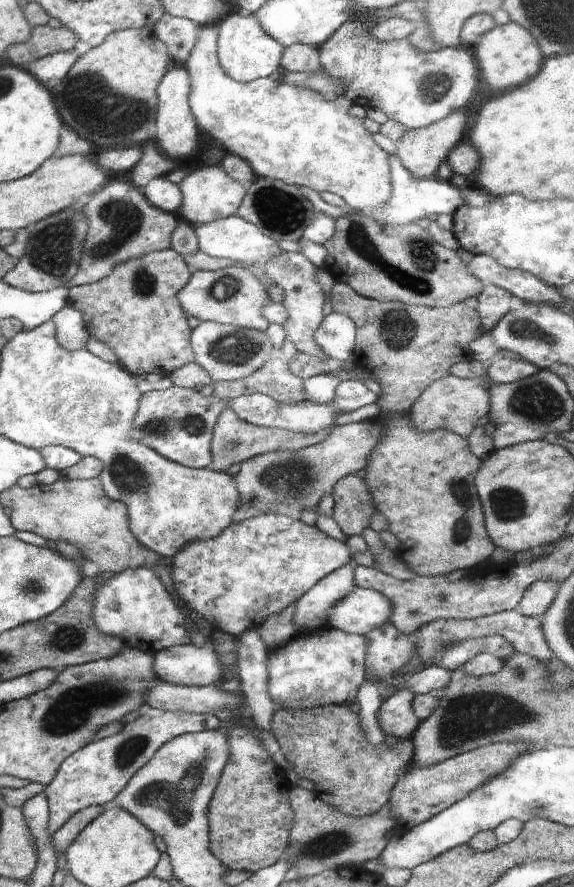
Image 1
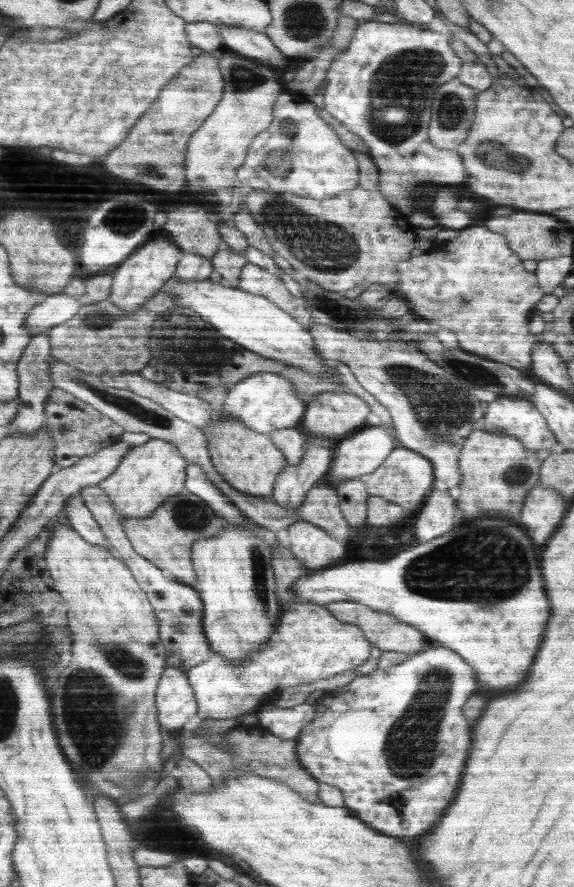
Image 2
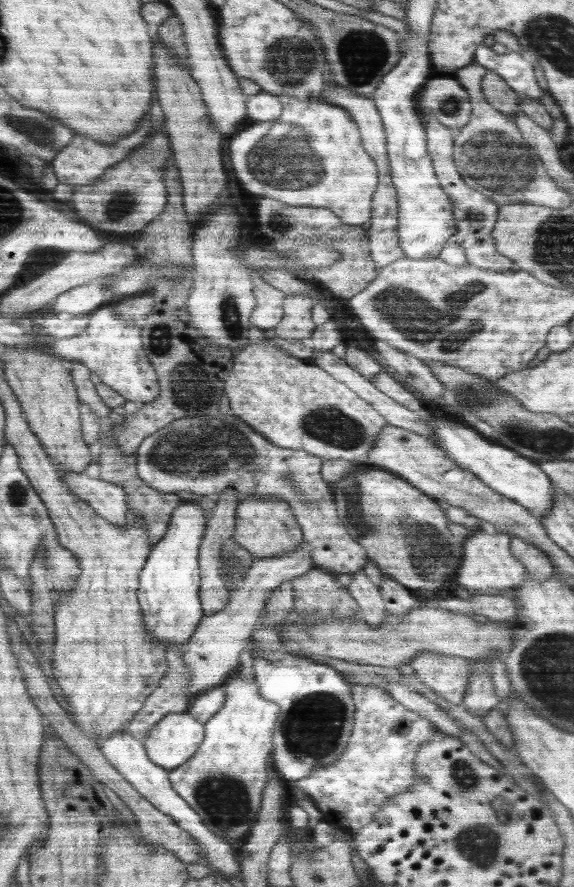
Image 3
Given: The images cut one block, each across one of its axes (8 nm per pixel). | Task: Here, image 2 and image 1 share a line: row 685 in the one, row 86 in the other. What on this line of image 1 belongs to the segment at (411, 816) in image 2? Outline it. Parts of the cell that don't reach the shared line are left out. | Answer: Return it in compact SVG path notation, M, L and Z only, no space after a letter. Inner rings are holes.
M364 14L352 17L345 22L324 44L319 47L320 68L332 79L345 84L342 96L346 96L352 104L367 108L378 108L389 119L399 122L406 130L426 128L450 116L456 109L464 110L470 102L479 84L479 68L471 48L438 48L432 52L416 50L408 38L400 40L380 40L372 36L372 28L378 26L376 18Z

